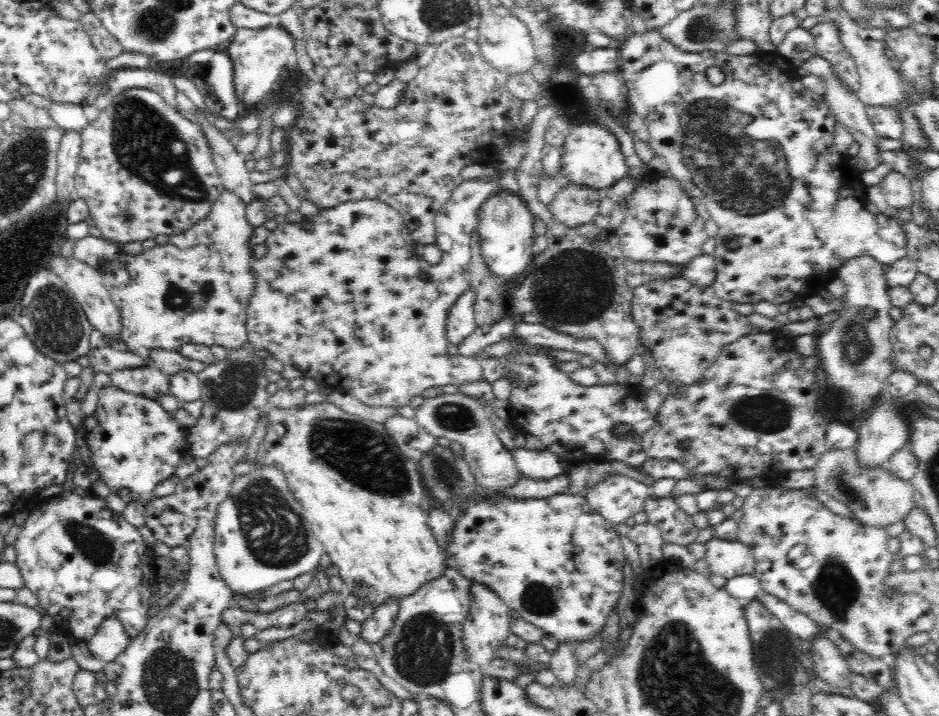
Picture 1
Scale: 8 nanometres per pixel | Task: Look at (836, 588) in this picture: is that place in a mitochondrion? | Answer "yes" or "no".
yes

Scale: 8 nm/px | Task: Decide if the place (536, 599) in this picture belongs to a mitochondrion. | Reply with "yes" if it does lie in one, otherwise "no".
yes

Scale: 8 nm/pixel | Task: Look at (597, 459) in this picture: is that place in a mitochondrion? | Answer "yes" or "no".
no

